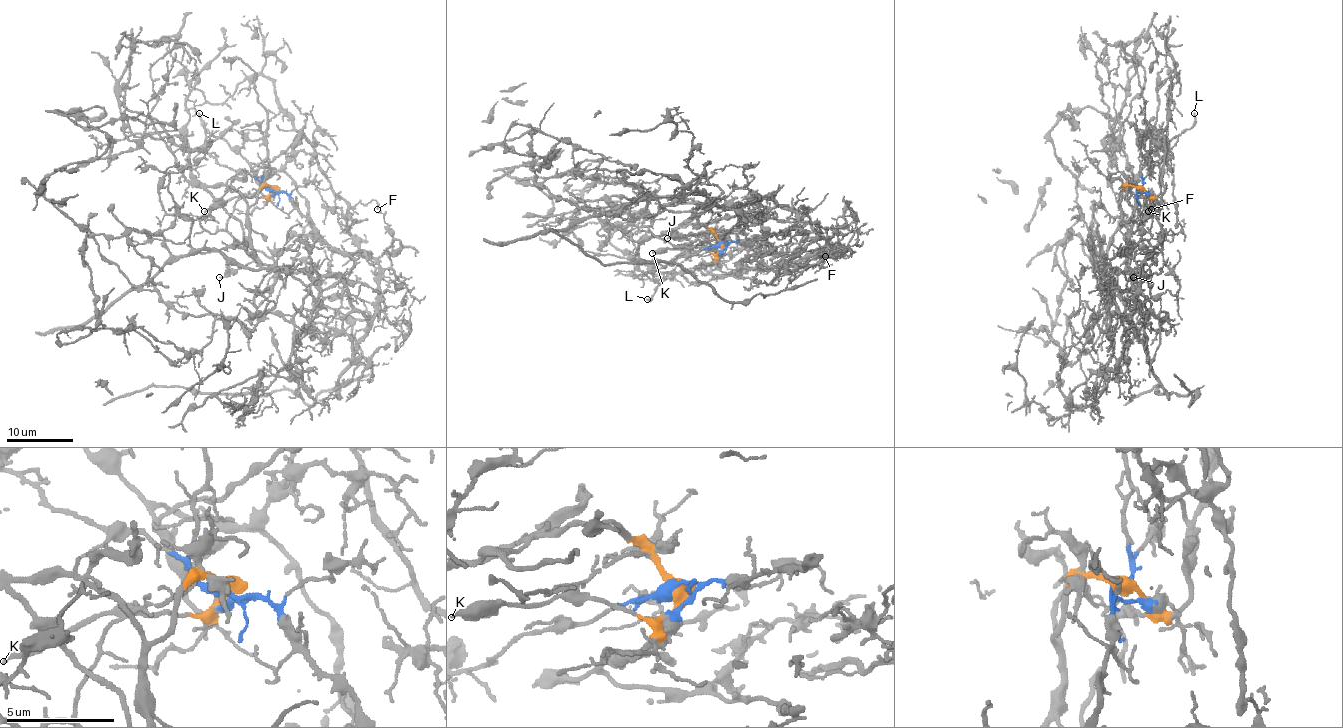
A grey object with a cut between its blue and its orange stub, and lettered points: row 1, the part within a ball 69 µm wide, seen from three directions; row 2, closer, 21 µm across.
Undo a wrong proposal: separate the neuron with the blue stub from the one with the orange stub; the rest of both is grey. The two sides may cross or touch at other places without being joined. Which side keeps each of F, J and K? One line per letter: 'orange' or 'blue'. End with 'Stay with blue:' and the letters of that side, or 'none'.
F: blue
J: blue
K: orange
Stay with blue: F, J

